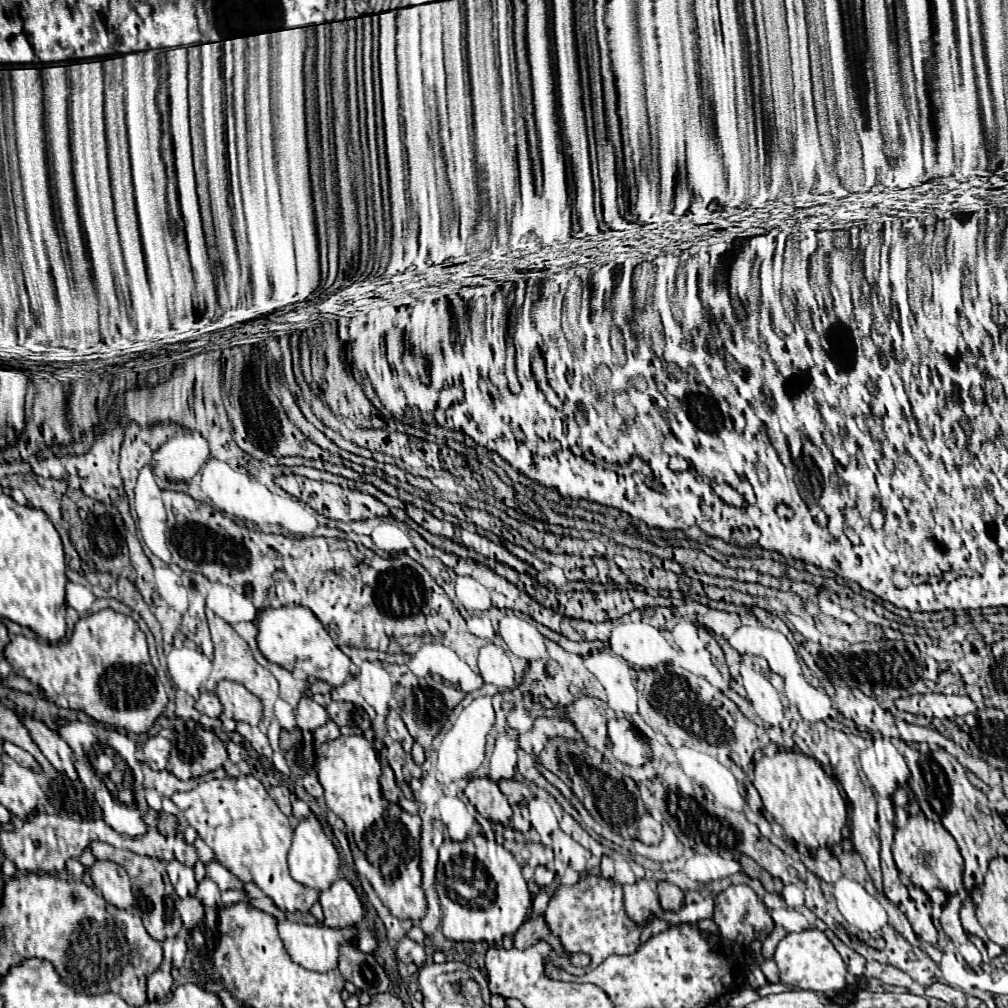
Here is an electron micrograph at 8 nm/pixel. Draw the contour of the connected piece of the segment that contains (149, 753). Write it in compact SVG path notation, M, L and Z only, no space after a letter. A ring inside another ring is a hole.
M150 736L144 744L144 762L154 770L164 770L170 754L170 742L162 736Z

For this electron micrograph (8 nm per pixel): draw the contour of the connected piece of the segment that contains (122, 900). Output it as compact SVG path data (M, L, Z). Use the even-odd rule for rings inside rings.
M96 860L88 872L92 876L96 890L102 892L106 902L114 904L116 908L130 908L132 906L134 896L130 890L130 878L124 868L120 868L114 862Z

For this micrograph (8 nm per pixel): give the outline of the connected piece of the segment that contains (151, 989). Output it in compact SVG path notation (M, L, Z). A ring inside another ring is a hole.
M156 970L154 974L148 976L148 998L152 1000L166 1000L172 994L174 980L170 972Z

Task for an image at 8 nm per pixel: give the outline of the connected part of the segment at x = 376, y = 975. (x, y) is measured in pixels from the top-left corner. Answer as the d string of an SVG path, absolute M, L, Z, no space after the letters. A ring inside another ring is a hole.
M356 944L340 946L338 968L340 968L344 980L352 982L360 992L366 992L370 996L388 992L390 980L388 980L384 968L374 960L372 954L360 952L356 948Z

